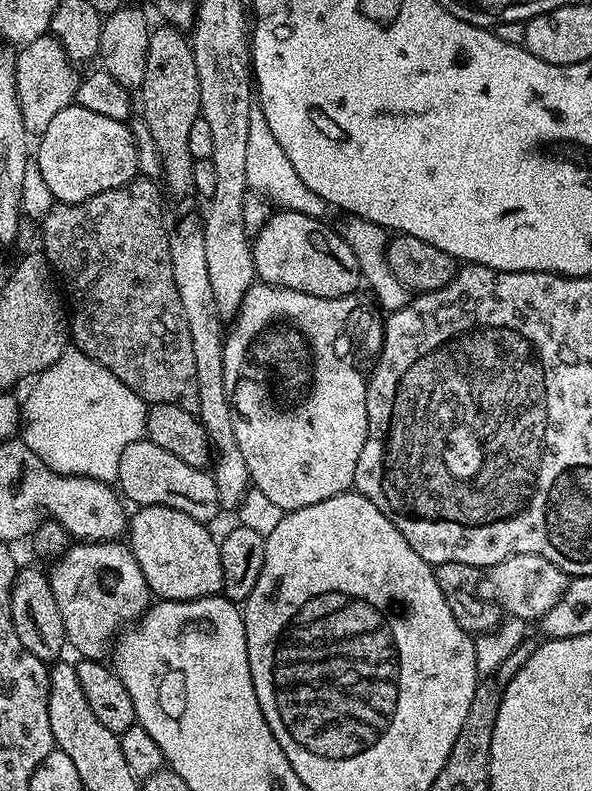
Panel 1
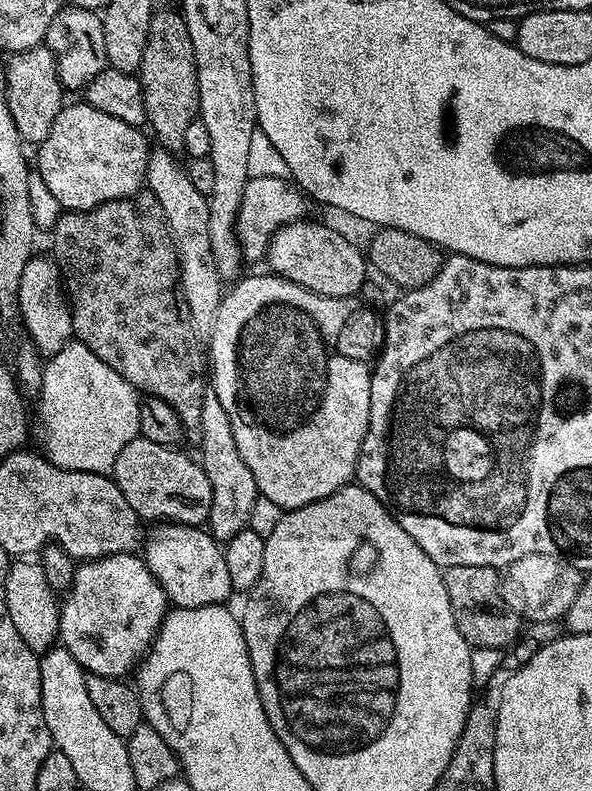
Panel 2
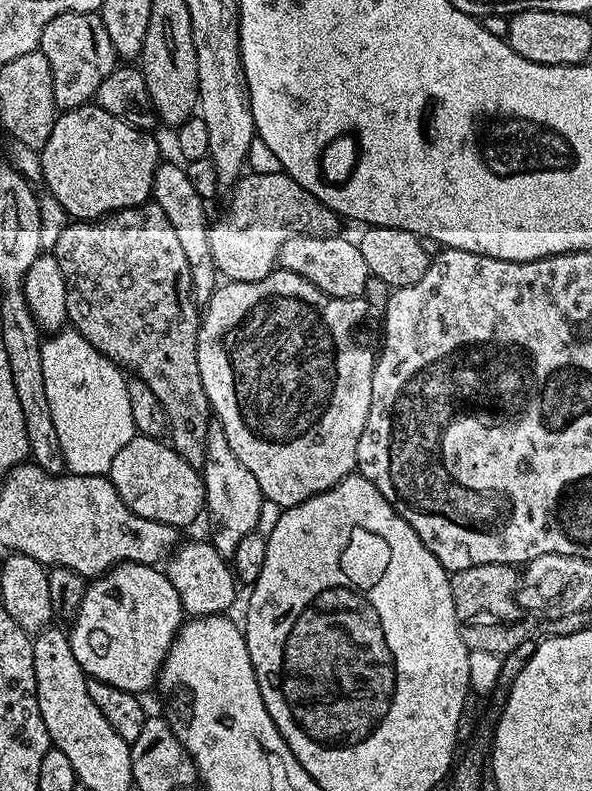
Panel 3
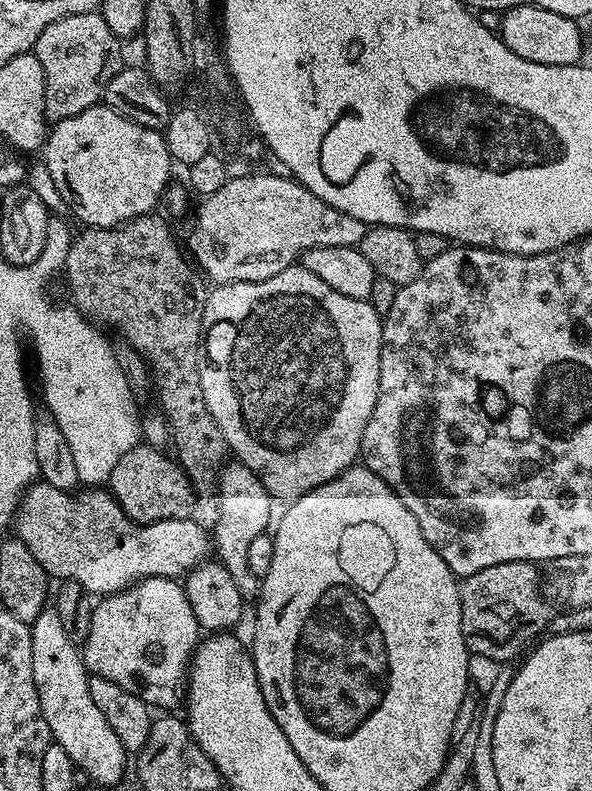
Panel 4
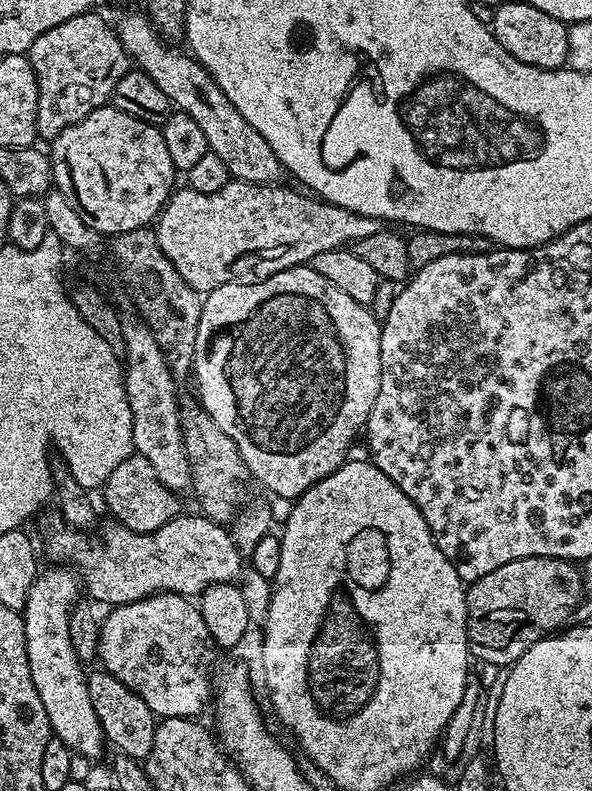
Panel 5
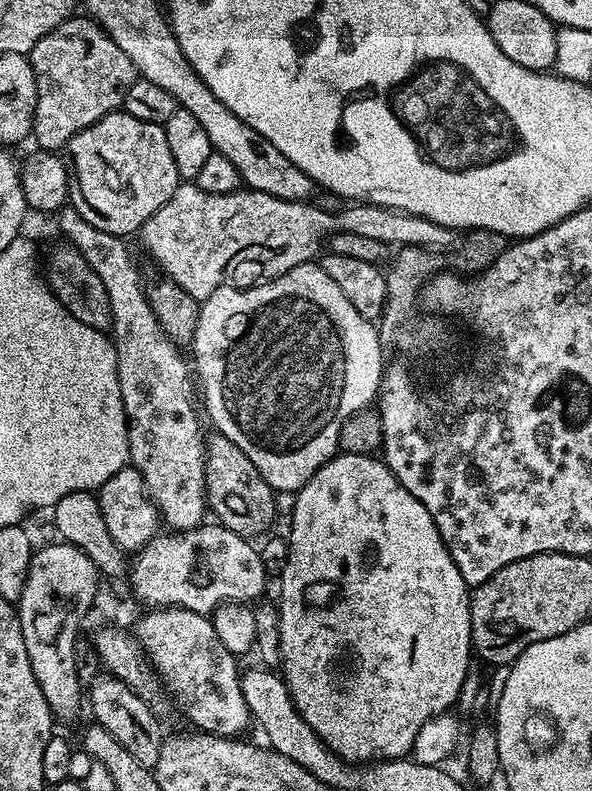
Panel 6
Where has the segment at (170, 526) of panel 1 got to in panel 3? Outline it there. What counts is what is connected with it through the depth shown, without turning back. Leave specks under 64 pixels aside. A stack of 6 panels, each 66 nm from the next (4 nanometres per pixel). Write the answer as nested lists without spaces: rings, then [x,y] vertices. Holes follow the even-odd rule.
[[[207,539],[183,544],[167,557],[166,571],[174,590],[178,590],[178,598],[185,613],[192,618],[227,613],[227,608],[236,600],[236,588],[238,589],[238,581],[229,561],[222,554],[218,554],[218,550],[214,550],[214,546]]]

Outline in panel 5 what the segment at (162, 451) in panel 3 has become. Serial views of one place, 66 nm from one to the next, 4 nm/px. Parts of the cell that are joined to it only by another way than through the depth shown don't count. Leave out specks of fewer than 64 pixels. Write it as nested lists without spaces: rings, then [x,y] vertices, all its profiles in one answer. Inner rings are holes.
[[[135,454],[128,456],[110,474],[110,478],[103,481],[104,504],[115,523],[126,526],[135,532],[153,532],[166,526],[174,517],[181,515],[180,500],[175,491],[166,487],[154,474],[154,466],[146,462],[146,458]]]

